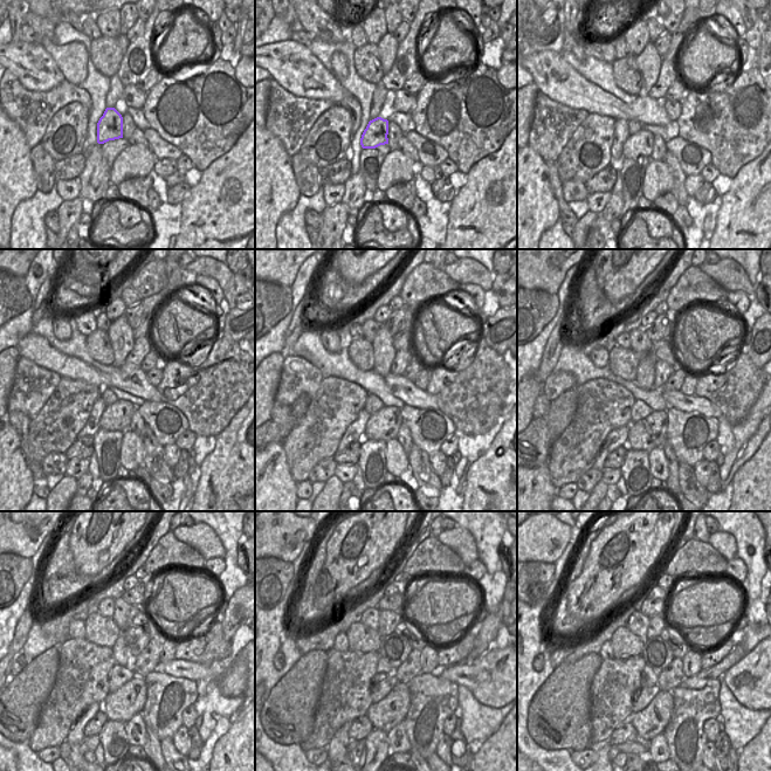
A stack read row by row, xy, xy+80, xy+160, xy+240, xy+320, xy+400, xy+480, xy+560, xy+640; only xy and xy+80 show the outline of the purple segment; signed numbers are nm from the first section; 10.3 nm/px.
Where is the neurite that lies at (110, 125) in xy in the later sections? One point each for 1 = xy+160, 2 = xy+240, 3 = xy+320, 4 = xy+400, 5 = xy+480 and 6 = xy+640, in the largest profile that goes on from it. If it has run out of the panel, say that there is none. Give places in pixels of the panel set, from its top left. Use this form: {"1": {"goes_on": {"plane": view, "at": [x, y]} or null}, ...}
{"1": {"goes_on": {"plane": "xy+160", "at": [640, 144]}}, "2": {"goes_on": {"plane": "xy+240", "at": [117, 417]}}, "3": {"goes_on": {"plane": "xy+320", "at": [384, 425]}}, "4": {"goes_on": {"plane": "xy+400", "at": [649, 433]}}, "5": {"goes_on": {"plane": "xy+480", "at": [122, 704]}}, "6": {"goes_on": {"plane": "xy+640", "at": [652, 721]}}}

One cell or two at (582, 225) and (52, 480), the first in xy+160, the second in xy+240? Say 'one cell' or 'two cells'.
two cells

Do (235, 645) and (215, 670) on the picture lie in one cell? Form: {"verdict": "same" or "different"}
{"verdict": "same"}

